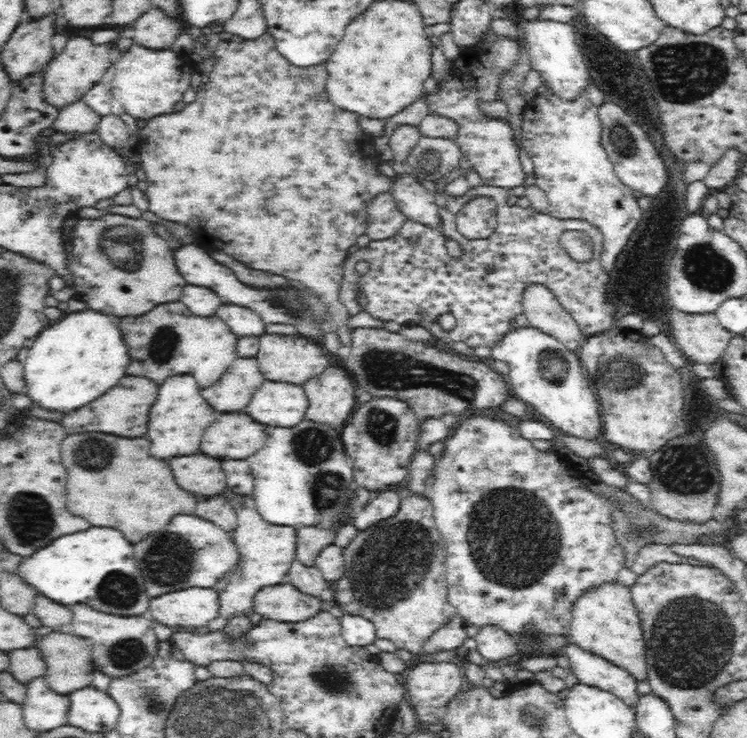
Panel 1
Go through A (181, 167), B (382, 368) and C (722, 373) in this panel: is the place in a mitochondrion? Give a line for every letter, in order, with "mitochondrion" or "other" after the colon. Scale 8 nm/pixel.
A: other
B: mitochondrion
C: other

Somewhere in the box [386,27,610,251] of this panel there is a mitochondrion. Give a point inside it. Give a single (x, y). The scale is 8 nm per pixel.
(429, 160)

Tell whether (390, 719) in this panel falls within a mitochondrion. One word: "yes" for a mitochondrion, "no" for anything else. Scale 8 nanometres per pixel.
no

